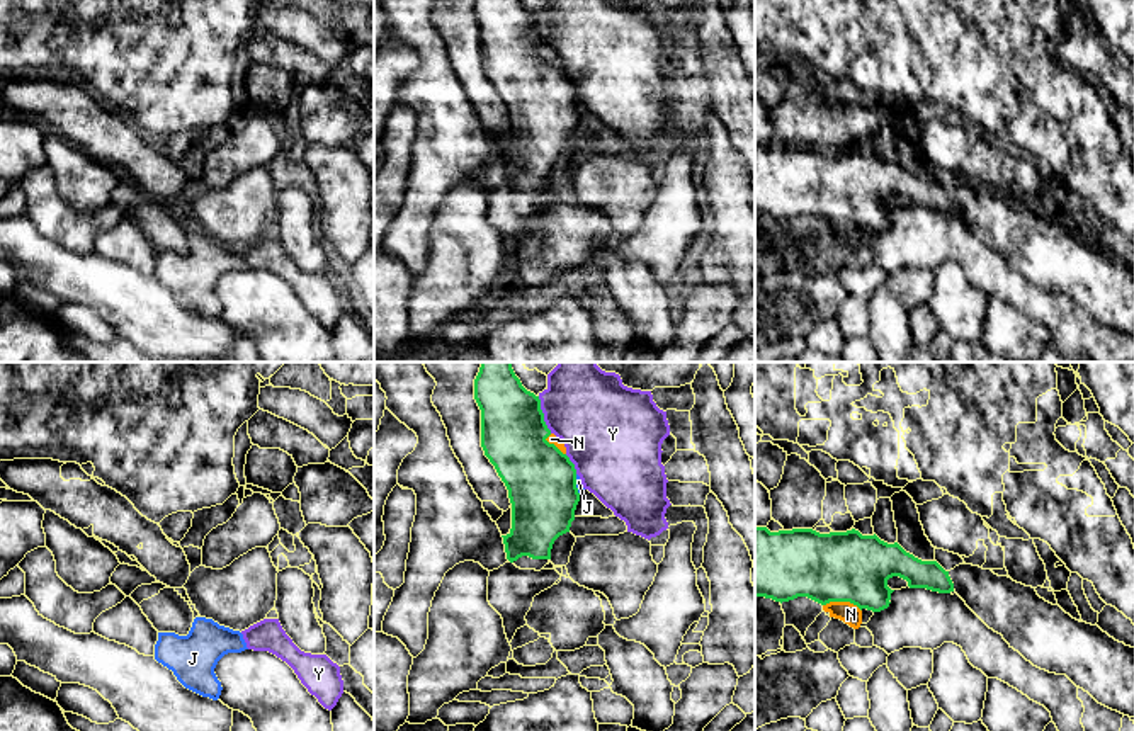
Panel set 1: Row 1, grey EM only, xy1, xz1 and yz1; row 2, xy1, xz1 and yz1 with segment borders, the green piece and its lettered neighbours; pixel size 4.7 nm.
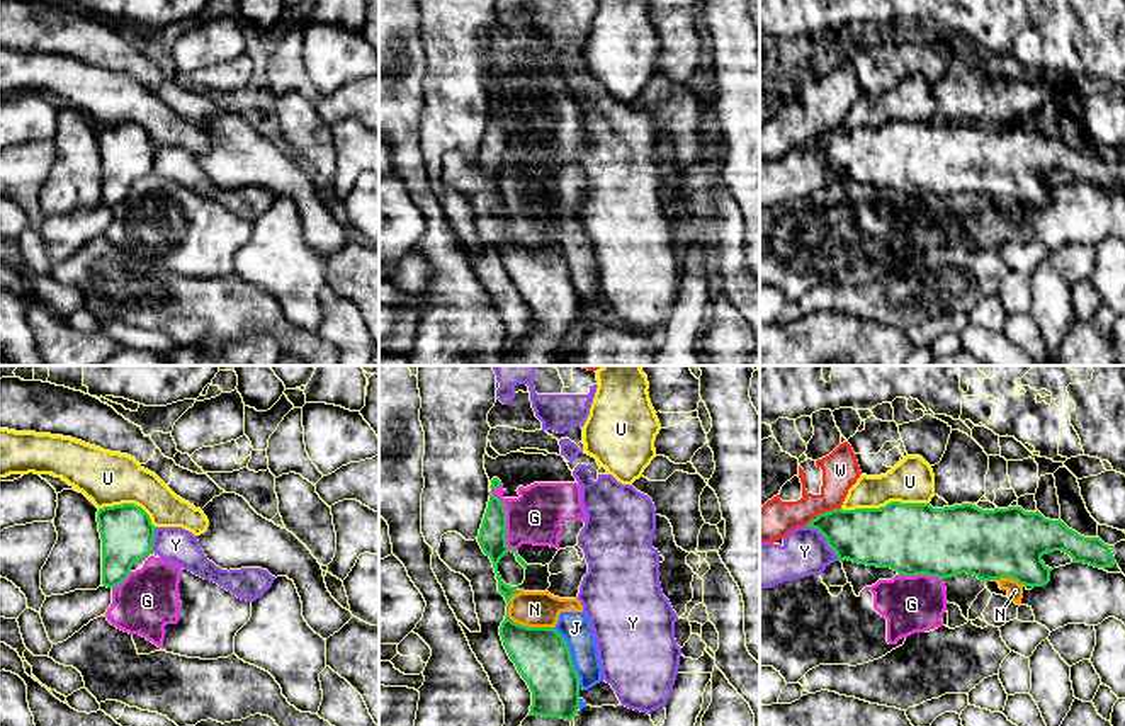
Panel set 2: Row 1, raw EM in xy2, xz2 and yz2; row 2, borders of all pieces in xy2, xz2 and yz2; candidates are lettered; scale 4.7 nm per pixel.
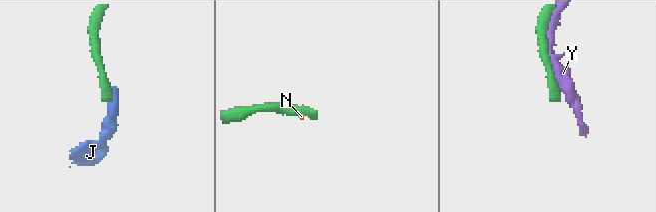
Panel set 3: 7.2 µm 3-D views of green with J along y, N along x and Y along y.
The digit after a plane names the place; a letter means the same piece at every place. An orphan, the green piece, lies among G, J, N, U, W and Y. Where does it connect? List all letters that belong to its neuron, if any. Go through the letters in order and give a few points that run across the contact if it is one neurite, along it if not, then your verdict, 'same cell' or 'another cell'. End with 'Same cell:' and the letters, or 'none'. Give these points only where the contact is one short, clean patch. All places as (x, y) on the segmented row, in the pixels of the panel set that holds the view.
G: xz2 (491, 493), (500, 500), (505, 512), (505, 543), (515, 551) | another cell
J: another cell
N: xz2 (508, 599), (508, 616), (514, 621), (527, 626), (553, 628) | another cell
U: another cell
W: another cell
Y: another cell
Same cell: none

